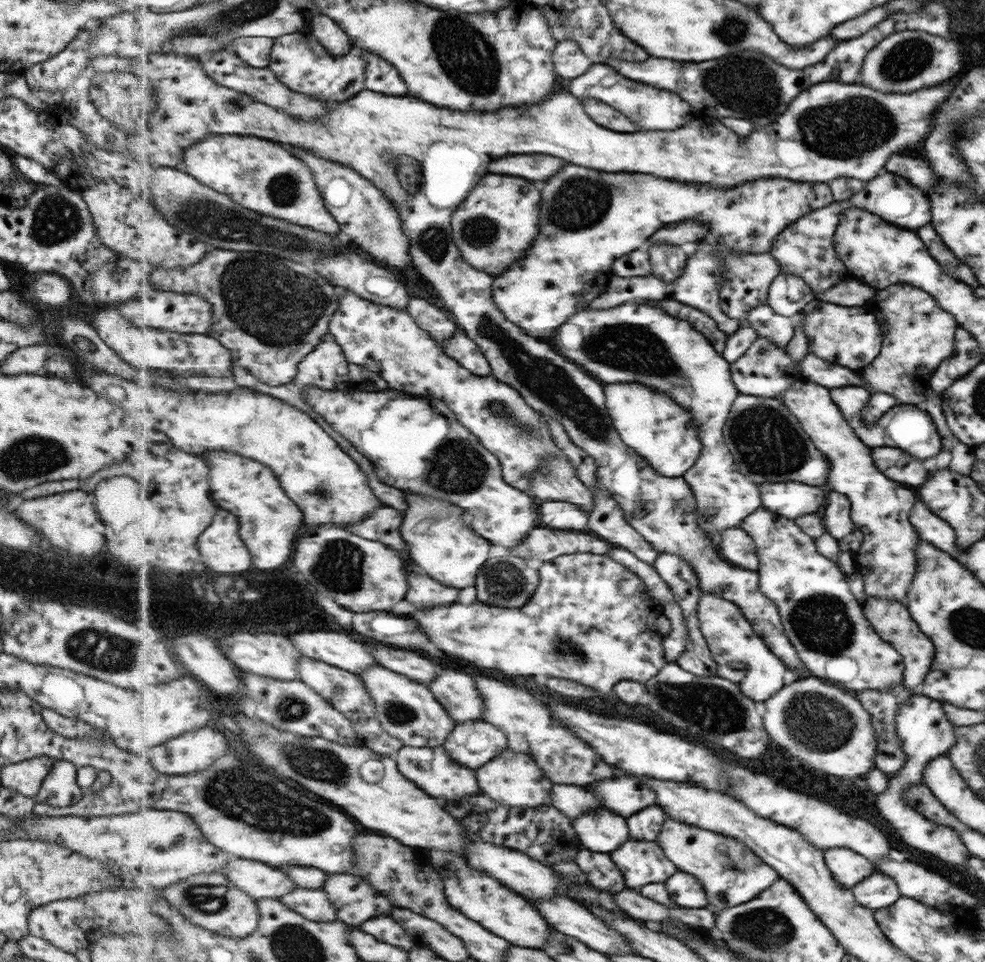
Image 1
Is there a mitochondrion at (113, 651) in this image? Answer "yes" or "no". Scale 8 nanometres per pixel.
yes

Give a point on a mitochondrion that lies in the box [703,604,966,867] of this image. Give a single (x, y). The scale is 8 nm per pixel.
(821, 724)

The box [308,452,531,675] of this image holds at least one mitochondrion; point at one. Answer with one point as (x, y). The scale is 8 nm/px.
(341, 562)

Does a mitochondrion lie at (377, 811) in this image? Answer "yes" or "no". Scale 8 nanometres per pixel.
no

